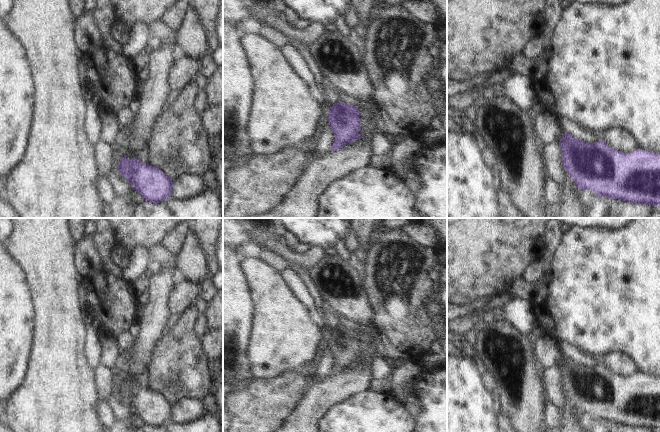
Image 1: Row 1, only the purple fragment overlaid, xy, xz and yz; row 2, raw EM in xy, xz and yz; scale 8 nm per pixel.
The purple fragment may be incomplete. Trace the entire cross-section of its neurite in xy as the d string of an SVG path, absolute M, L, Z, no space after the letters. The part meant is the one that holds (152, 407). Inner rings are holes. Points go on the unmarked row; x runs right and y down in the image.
M123 380L118 387L118 396L145 425L160 427L171 420L172 403L157 391L149 390L133 381L128 384Z

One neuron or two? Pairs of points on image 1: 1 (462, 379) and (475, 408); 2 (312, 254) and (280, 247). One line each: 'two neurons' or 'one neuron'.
1: one neuron
2: one neuron

